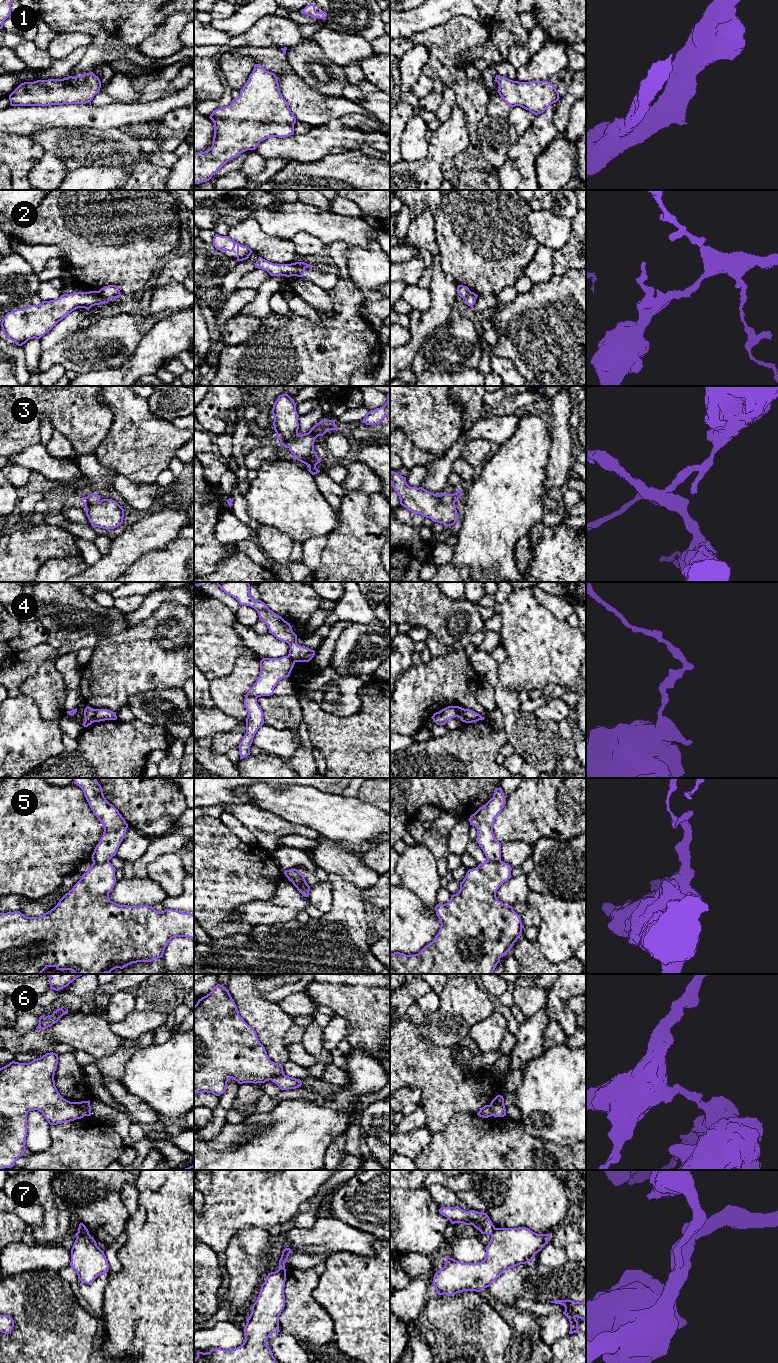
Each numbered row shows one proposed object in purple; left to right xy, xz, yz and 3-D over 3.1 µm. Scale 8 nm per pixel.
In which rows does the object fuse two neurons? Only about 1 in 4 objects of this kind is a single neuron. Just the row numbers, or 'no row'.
2, 3, 4, 5, 6, 7

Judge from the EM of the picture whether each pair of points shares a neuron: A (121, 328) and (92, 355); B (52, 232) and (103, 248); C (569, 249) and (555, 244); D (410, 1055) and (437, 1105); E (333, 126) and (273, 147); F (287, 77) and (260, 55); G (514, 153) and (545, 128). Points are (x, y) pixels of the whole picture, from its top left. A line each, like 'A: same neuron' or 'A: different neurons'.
A: same neuron
B: same neuron
C: different neurons
D: same neuron
E: same neuron
F: same neuron
G: same neuron

